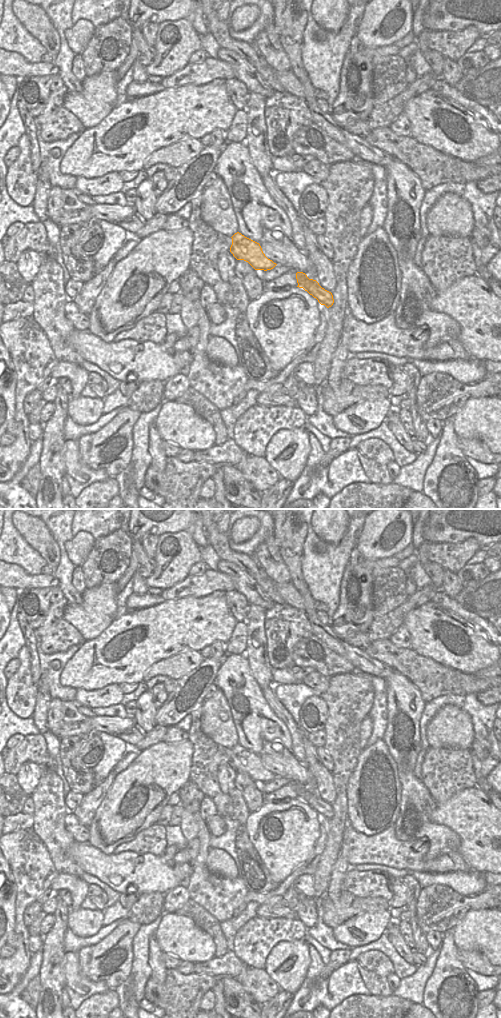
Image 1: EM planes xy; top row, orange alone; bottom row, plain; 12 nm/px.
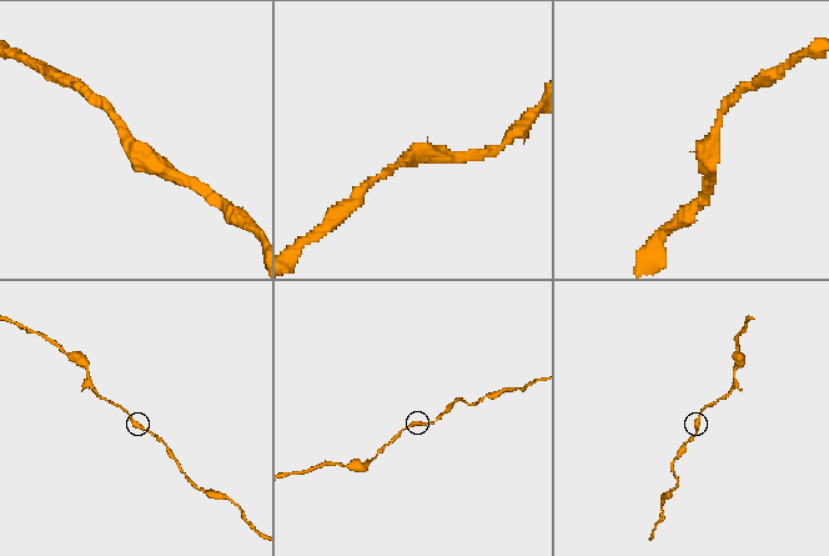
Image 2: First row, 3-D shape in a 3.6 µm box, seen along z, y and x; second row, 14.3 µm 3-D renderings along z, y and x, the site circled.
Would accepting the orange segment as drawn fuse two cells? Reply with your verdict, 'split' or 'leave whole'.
leave whole

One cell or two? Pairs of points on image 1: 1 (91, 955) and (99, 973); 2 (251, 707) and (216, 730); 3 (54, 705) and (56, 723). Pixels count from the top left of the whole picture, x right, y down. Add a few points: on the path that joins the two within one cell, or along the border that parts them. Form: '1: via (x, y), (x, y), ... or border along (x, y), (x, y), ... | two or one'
1: via (94, 959), (99, 964), (99, 969) | one
2: border along (226, 697), (238, 743) | two
3: via (55, 709), (55, 719) | one

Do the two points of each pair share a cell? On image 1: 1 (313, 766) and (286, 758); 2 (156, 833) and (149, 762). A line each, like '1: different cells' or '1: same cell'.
1: different cells
2: different cells

